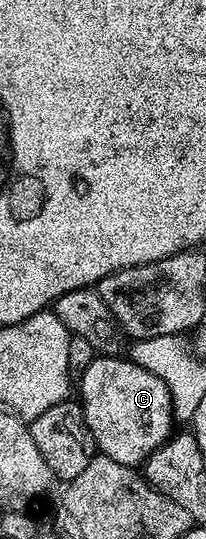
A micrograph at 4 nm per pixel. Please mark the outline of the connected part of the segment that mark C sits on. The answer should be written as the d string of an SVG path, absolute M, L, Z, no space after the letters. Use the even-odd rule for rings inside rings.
M96 355L88 367L79 374L79 404L84 406L84 418L94 435L96 448L114 463L143 466L148 456L161 449L174 432L172 396L158 379L146 371L142 363L123 361L120 355Z

